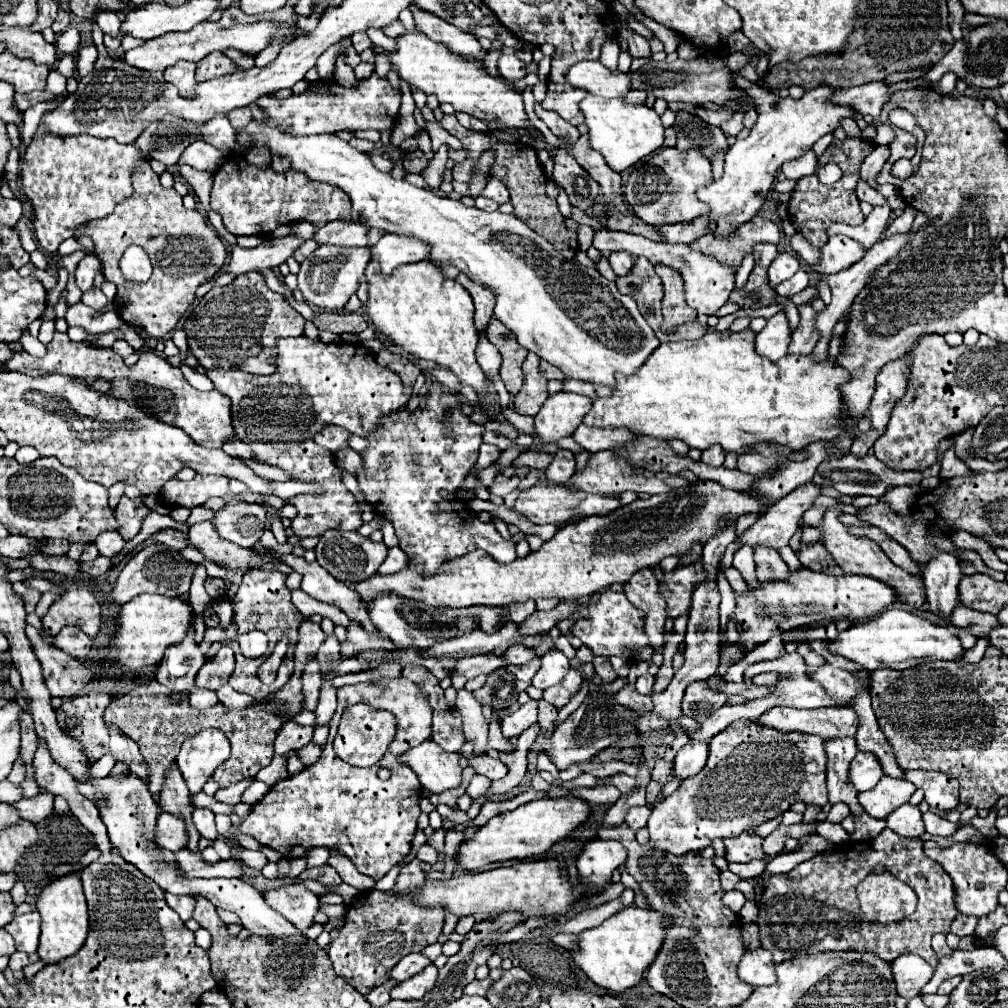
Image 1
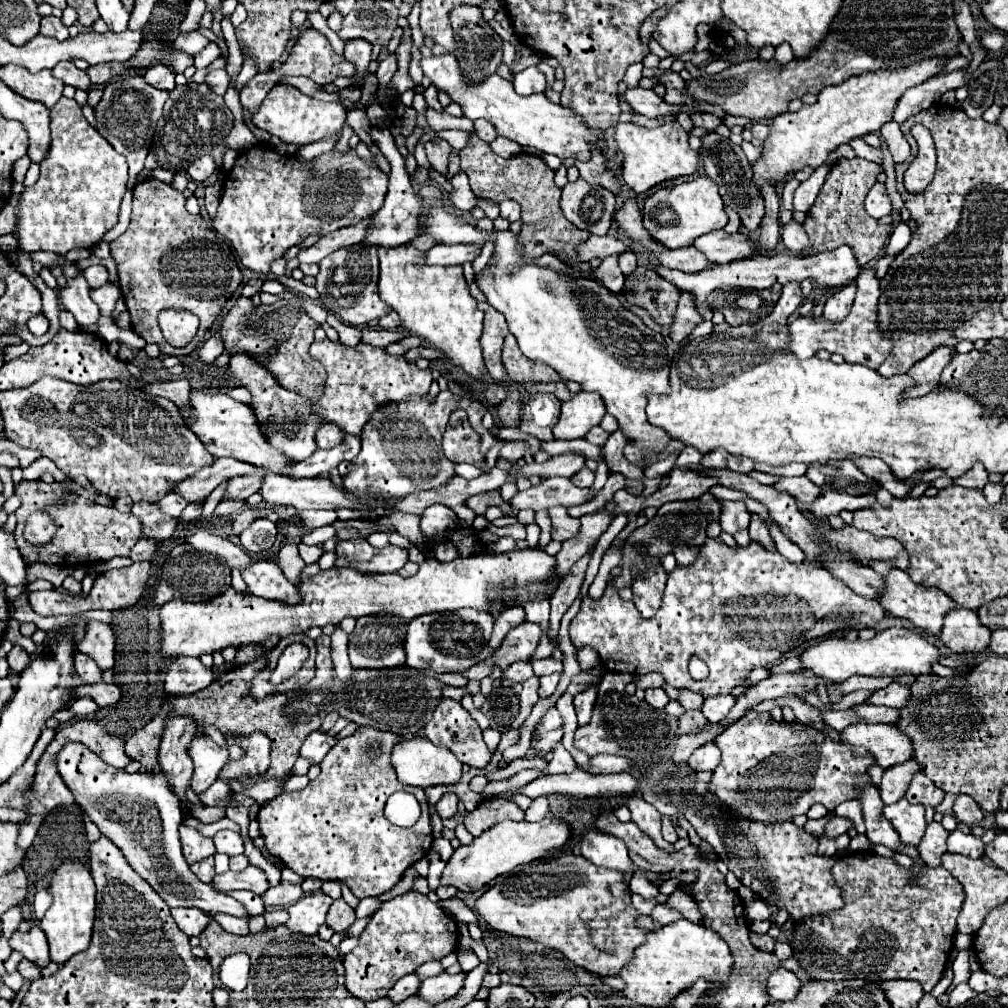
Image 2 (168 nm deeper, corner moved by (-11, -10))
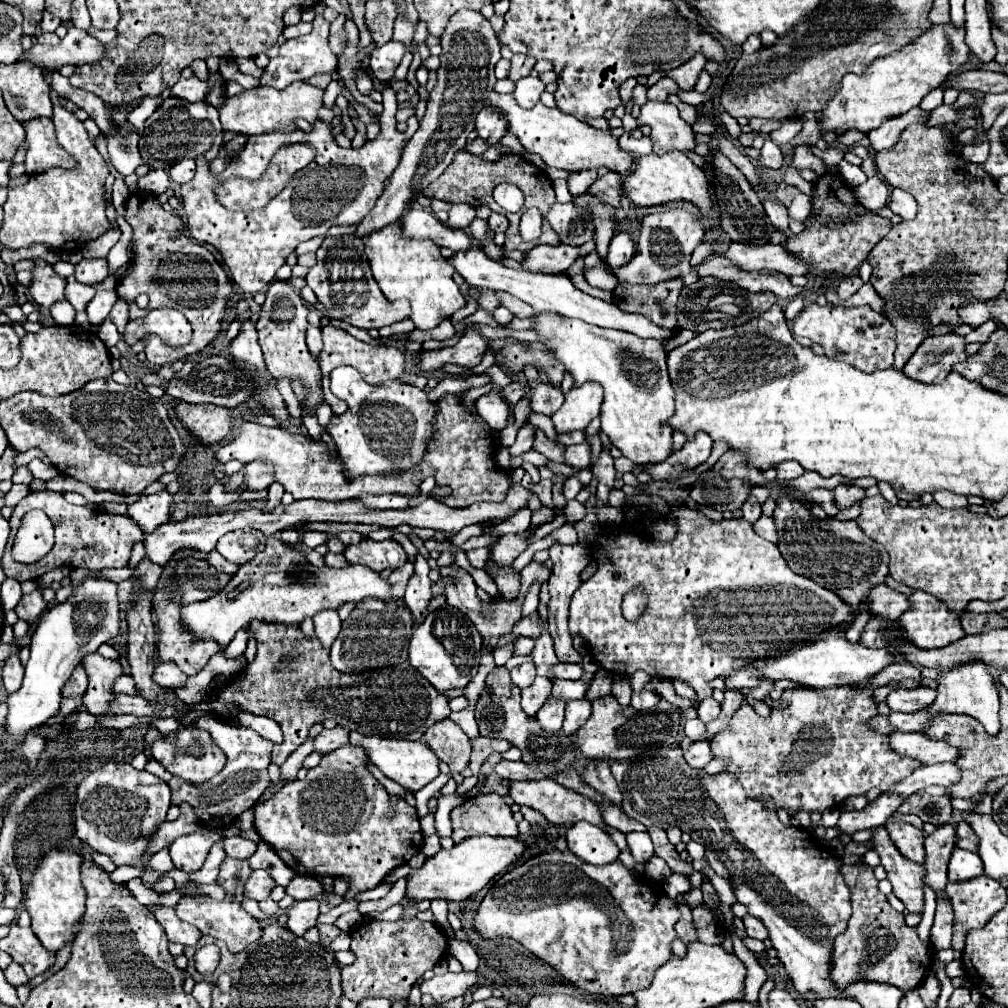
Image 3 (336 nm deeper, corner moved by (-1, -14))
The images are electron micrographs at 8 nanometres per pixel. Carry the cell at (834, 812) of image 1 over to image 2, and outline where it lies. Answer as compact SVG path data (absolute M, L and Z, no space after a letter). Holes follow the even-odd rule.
M857 834L851 838L849 847L852 852L866 852L870 849L870 842L865 834Z

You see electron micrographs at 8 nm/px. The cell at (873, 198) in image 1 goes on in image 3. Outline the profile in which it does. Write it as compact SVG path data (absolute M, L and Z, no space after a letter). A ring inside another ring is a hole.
M873 176L867 182L863 182L861 186L857 186L853 190L853 194L871 212L879 212L889 202L889 188L879 176Z

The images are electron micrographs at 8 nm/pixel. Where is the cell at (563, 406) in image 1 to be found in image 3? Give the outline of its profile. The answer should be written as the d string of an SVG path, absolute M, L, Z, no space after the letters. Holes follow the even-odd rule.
M589 382L579 388L571 388L565 394L563 406L551 416L557 434L567 434L573 430L585 430L587 424L599 416L603 402L603 388Z

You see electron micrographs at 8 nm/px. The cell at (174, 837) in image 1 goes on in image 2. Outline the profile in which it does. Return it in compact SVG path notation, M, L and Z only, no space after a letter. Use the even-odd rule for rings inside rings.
M181 826L179 828L181 834L181 844L183 844L183 856L187 860L187 864L195 864L201 862L203 858L209 858L215 854L215 844L211 838L205 838L199 830L189 828L189 826Z

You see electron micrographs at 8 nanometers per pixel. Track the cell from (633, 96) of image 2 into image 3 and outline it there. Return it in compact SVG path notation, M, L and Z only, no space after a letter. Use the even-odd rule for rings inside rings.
M647 100L641 106L637 122L651 126L651 142L655 154L663 154L673 148L681 152L695 148L695 132L685 120L681 120L677 108L669 102Z

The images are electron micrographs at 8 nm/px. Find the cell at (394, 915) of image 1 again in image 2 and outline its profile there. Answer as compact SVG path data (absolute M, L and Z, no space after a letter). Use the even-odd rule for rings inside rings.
M405 892L383 906L371 916L371 922L359 936L359 946L345 956L345 986L363 1000L371 1002L383 998L397 980L415 972L429 960L441 960L457 948L457 924L435 902L419 892Z

